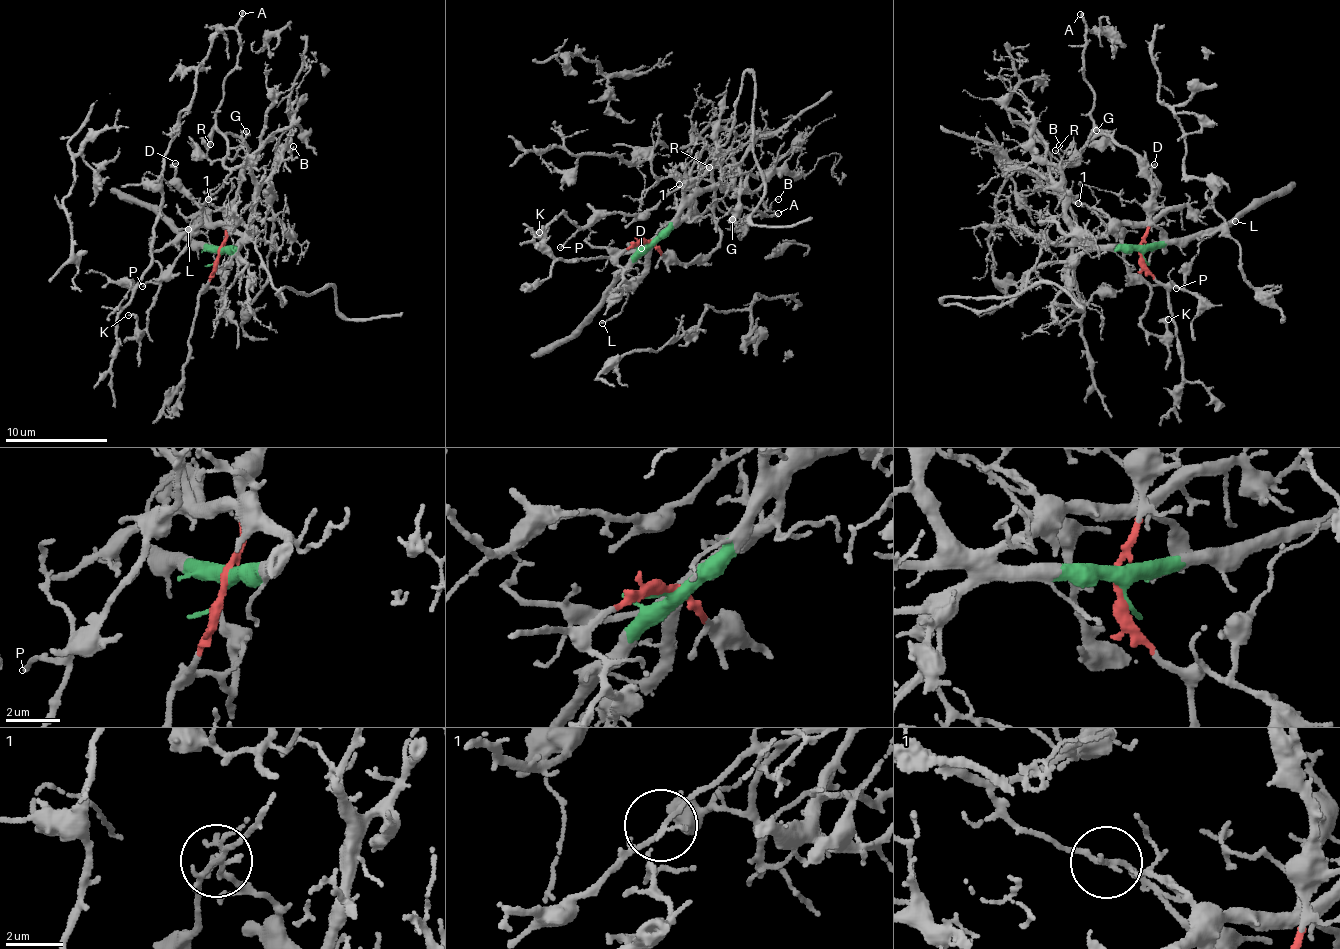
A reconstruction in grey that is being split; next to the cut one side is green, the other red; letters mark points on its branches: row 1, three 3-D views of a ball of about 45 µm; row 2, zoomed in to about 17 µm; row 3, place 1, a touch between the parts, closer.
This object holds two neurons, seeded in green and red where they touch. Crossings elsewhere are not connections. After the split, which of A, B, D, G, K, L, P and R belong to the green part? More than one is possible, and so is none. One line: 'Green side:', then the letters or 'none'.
Green side: B, D

